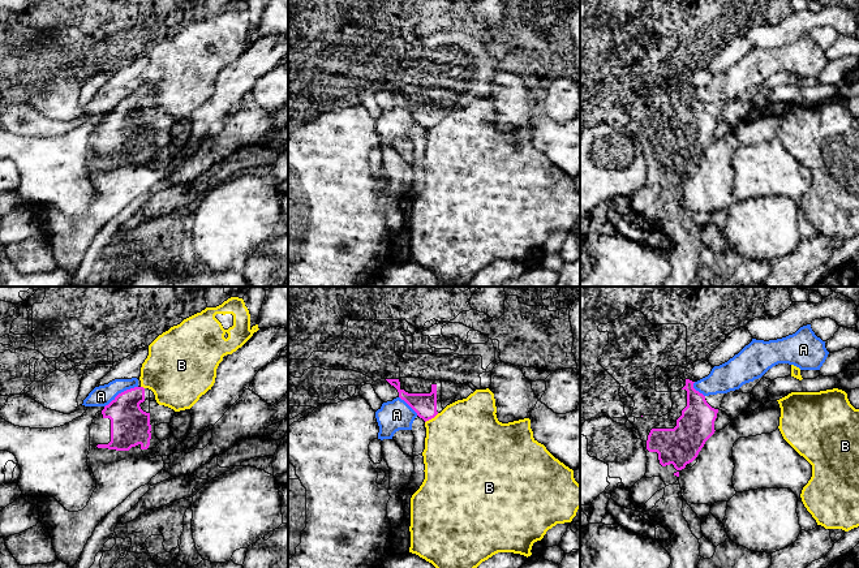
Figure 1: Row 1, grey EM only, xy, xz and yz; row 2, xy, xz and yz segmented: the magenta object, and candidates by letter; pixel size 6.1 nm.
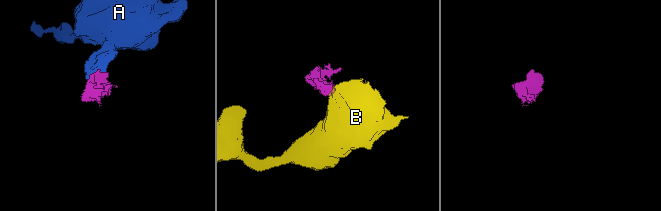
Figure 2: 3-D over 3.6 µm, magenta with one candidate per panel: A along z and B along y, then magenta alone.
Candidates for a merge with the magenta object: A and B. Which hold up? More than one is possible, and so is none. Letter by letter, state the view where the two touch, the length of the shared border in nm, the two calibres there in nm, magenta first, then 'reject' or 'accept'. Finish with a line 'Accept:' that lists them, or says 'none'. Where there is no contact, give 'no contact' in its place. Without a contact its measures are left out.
A: meets magenta in xy; contact 240 nm long; 240 nm thick on the magenta side, 130 nm on the other; reject
B: meets magenta in xz; contact 110 nm long; 140 nm thick on the magenta side, 480 nm on the other; reject
Accept: none

